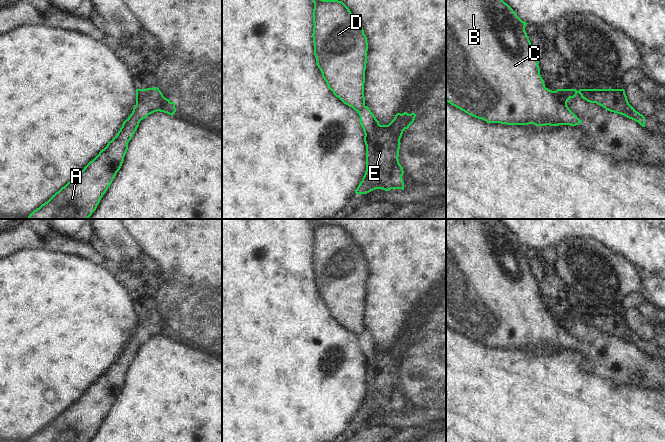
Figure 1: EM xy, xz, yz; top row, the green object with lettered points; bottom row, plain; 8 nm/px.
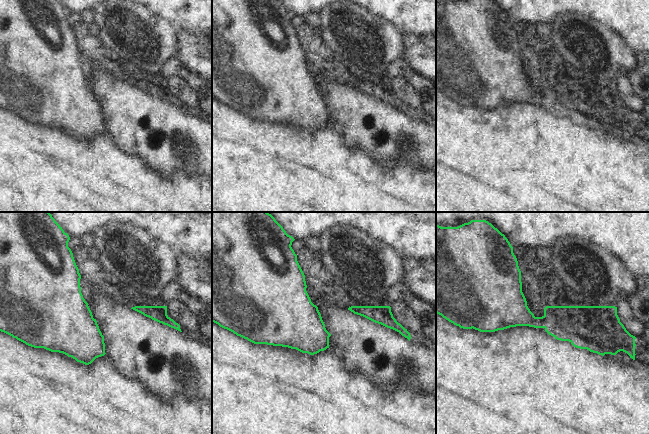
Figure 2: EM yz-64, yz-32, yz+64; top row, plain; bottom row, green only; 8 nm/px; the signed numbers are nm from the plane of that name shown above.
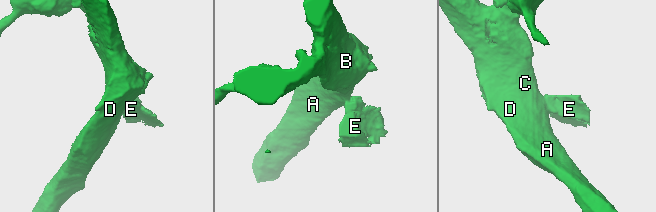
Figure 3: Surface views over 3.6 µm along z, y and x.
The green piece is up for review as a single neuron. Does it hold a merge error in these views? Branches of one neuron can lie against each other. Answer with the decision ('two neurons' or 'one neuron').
two neurons

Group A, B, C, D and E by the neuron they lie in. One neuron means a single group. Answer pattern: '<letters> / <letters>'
A B C D / E

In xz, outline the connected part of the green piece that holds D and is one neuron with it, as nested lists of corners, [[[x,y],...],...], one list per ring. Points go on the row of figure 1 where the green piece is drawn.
[[[312,0],[314,55],[328,88],[344,104],[359,111],[365,106],[364,83],[368,42],[363,27],[349,8],[338,0]]]

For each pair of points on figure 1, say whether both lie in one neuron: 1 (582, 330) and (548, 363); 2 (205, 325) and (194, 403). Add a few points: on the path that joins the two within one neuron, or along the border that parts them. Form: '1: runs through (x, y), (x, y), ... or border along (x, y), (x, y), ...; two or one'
1: border along (573, 350), (581, 356), (583, 363), (588, 368); two
2: border along (207, 350), (211, 352); two

